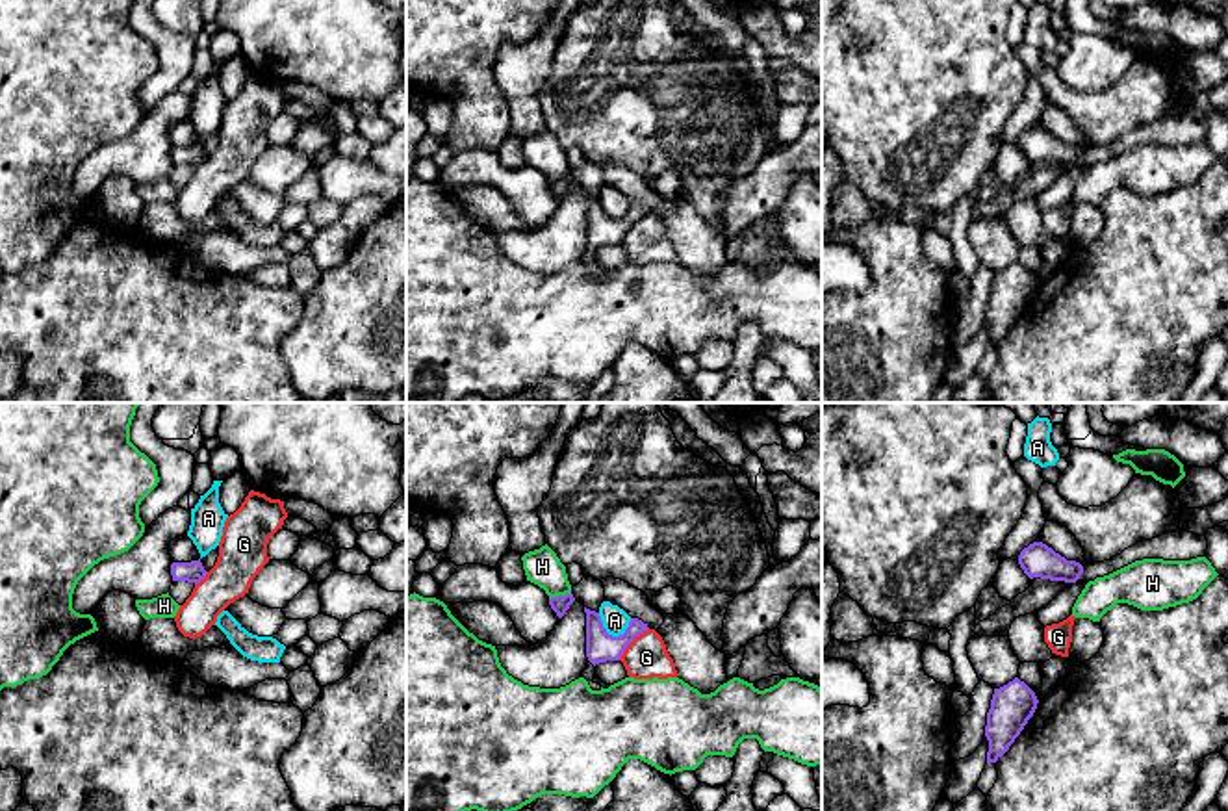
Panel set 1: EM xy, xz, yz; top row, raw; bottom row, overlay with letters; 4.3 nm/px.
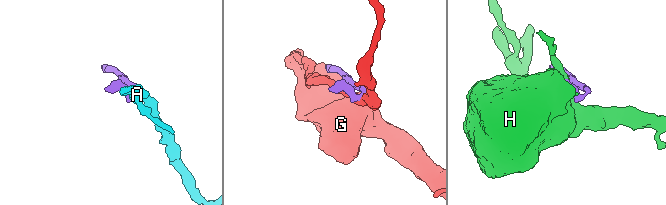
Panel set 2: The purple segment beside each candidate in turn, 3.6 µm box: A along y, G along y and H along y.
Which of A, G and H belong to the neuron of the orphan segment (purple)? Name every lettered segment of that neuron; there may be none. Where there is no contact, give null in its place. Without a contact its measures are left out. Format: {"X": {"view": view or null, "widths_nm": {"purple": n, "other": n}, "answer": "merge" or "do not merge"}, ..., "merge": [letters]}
{"A": {"view": "xz", "widths_nm": {"purple": 130, "other": 110}, "answer": "merge"}, "G": {"view": "xz", "widths_nm": {"purple": 130, "other": 190}, "answer": "do not merge"}, "H": {"view": "xz", "widths_nm": {"purple": 80, "other": 160}, "answer": "do not merge"}, "merge": ["A"]}

